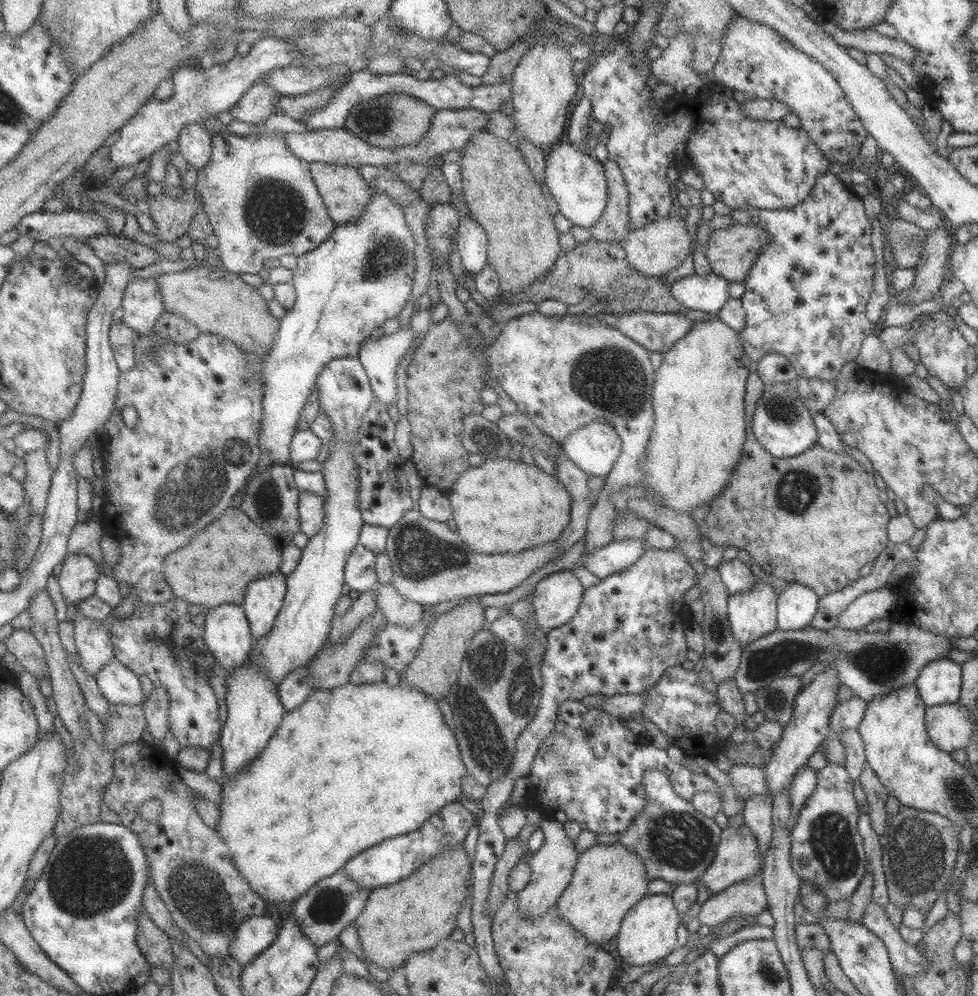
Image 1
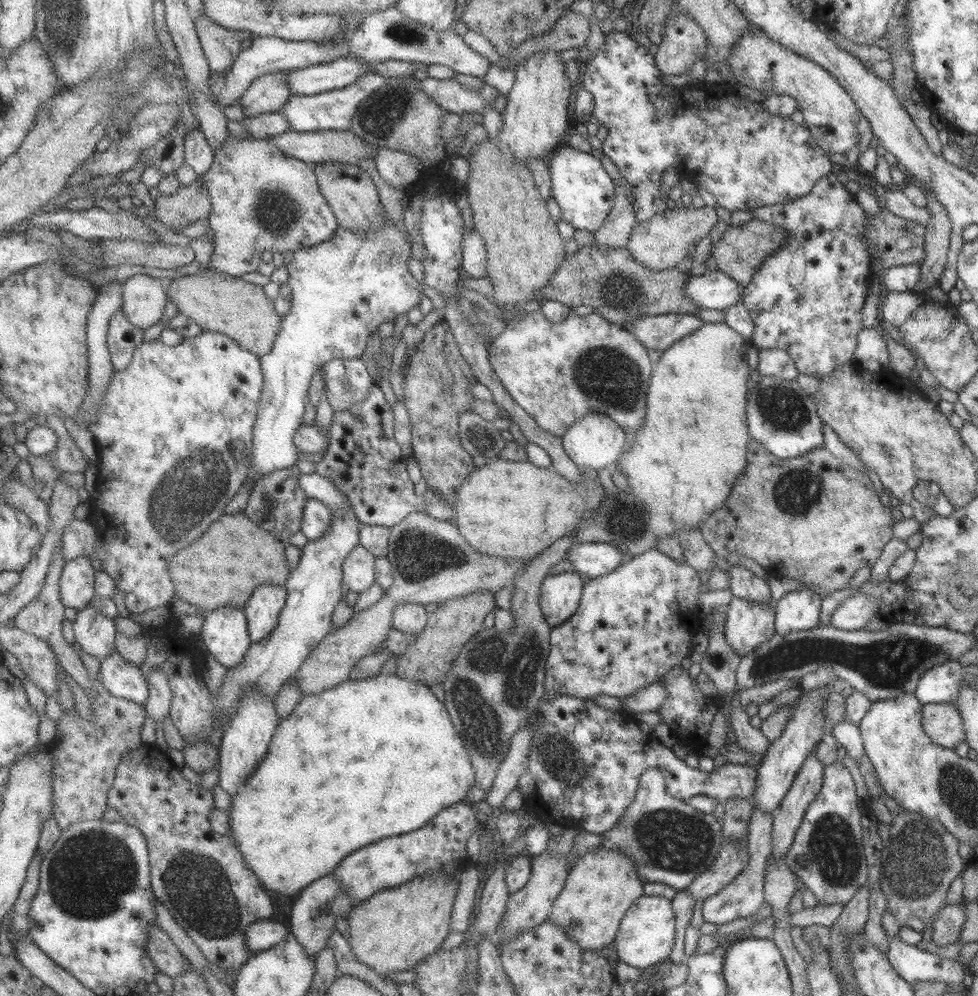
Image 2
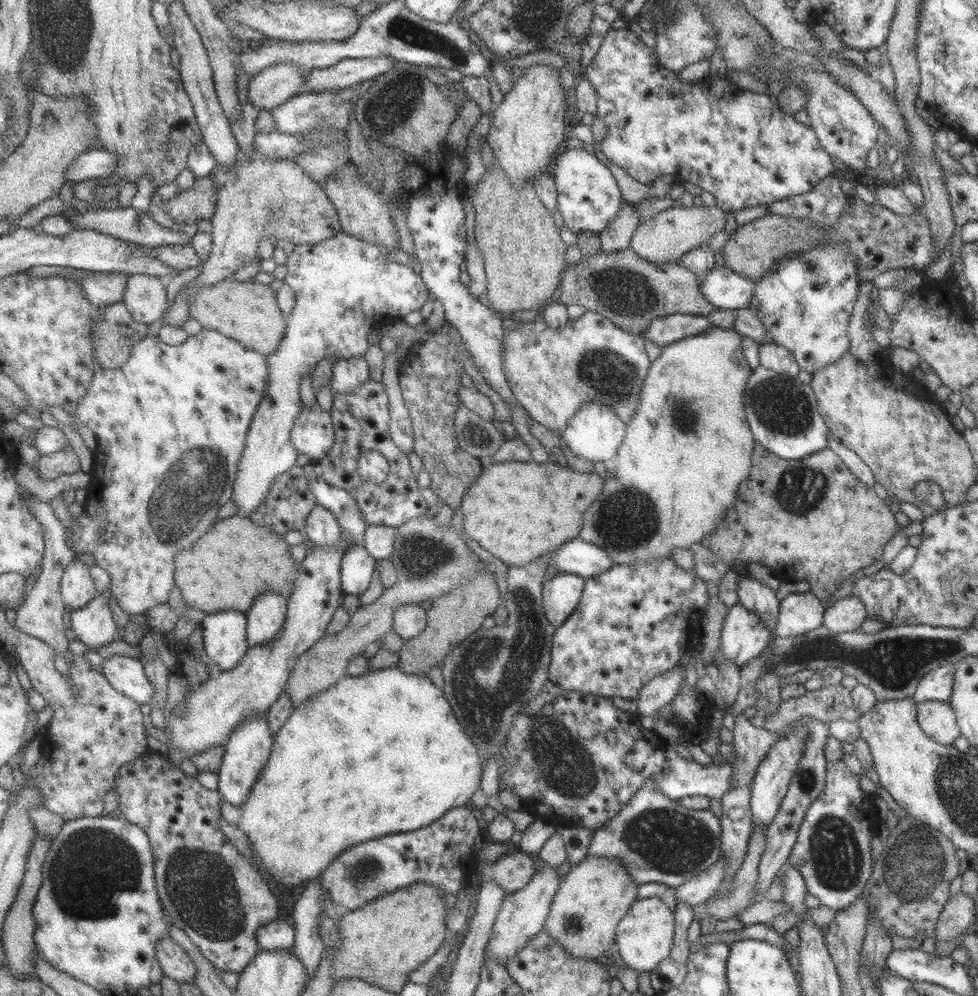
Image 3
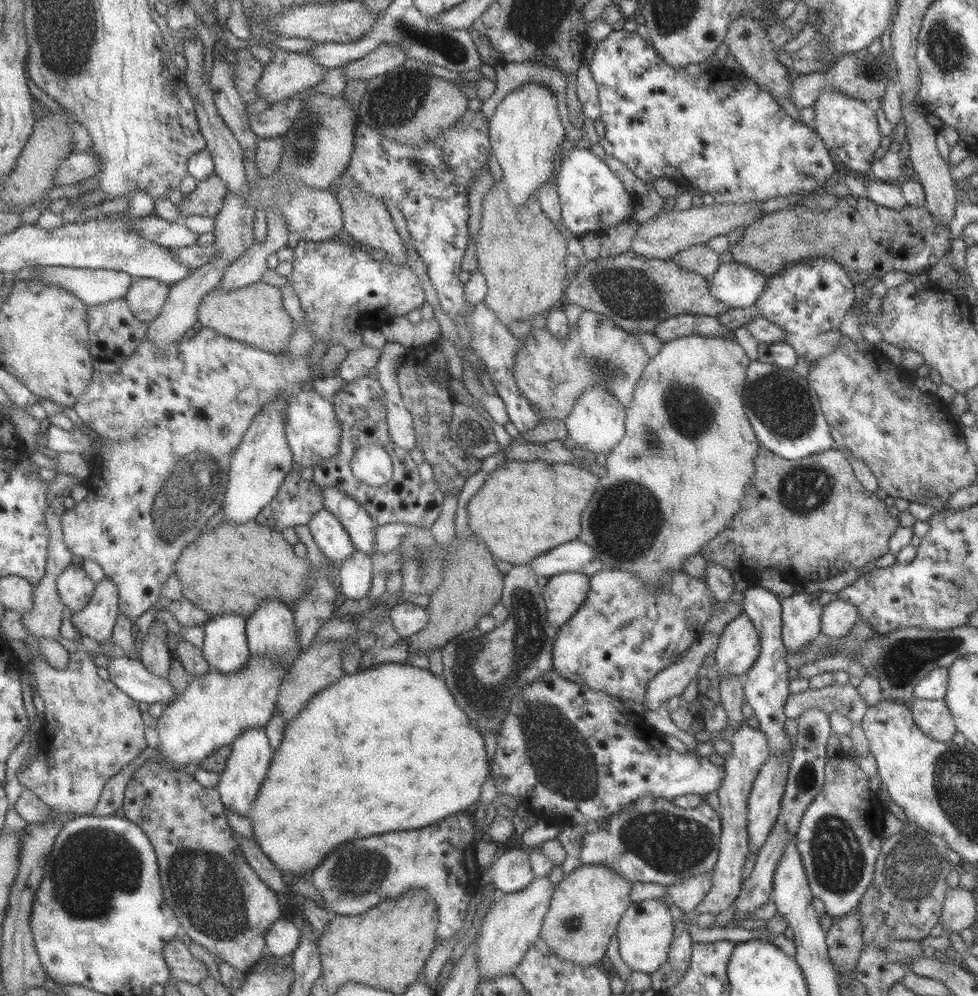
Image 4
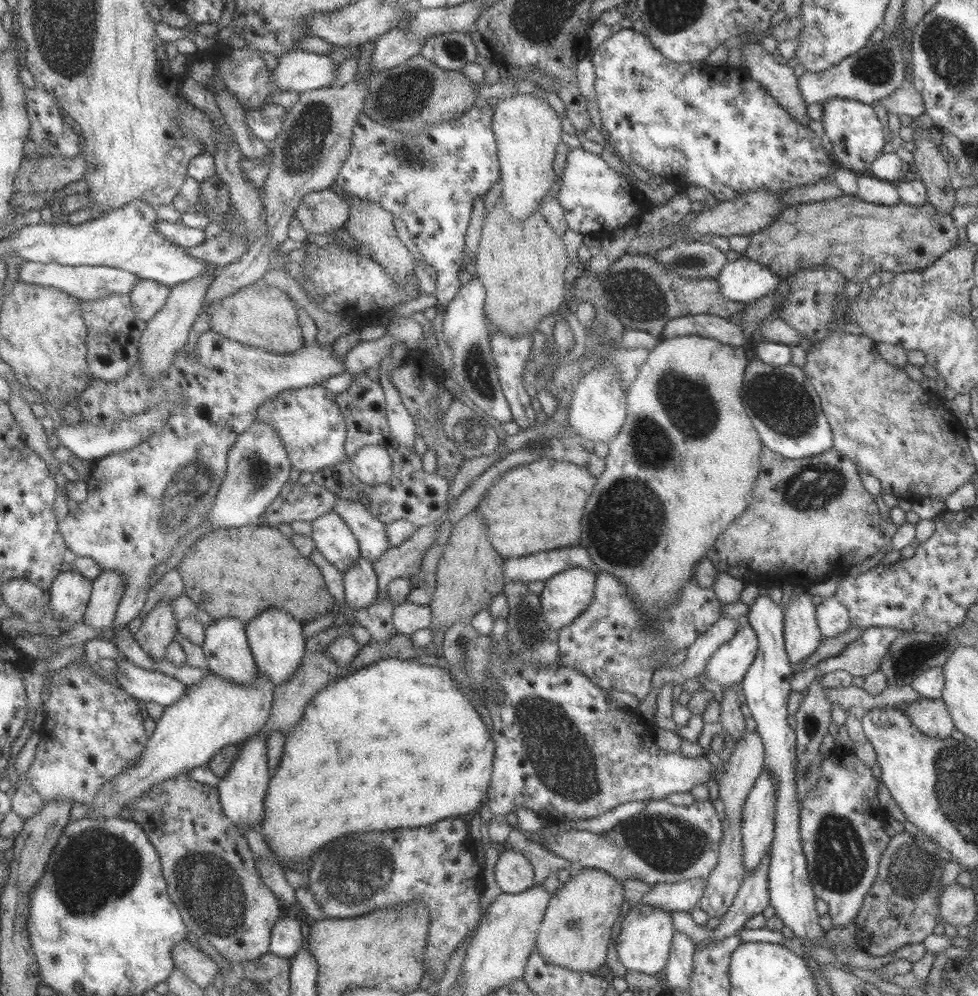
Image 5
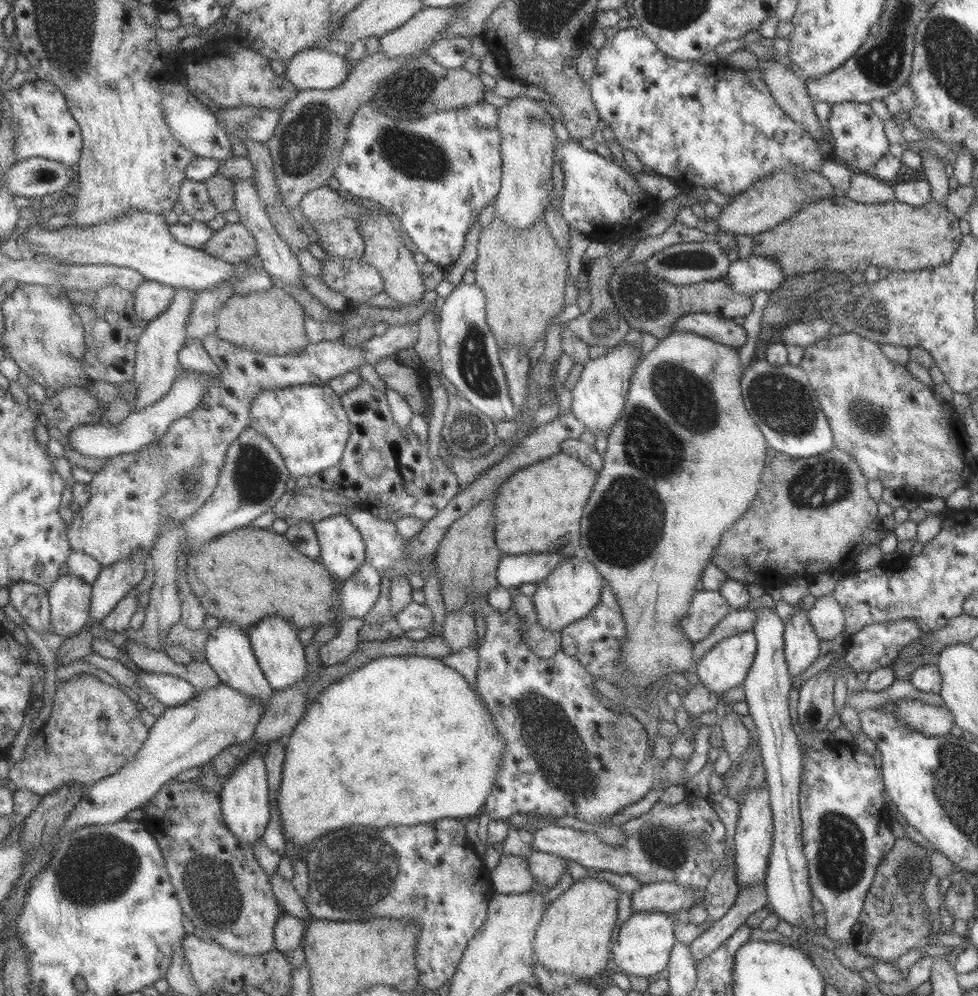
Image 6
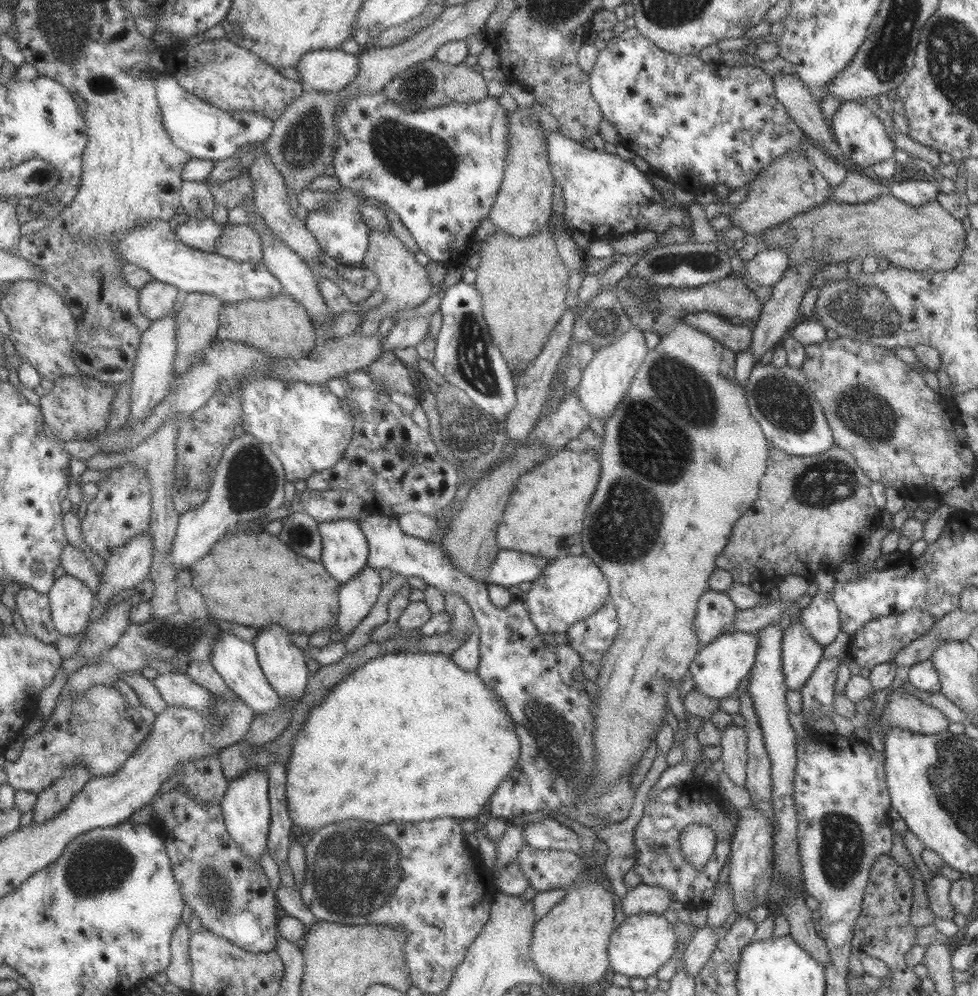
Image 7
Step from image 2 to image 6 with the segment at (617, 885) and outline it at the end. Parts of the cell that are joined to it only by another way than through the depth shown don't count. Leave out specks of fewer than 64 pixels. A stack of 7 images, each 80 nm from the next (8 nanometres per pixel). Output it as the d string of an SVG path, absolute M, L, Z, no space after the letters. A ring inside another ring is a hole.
M584 876L554 898L538 922L533 939L536 960L549 970L590 980L601 972L610 957L611 930L615 924L619 892L606 880Z

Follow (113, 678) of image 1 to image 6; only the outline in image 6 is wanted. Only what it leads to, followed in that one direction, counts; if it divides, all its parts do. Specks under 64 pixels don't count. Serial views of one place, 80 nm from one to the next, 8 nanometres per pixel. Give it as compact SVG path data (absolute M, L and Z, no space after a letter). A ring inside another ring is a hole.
M151 671L139 673L138 684L143 692L149 692L167 708L189 702L199 691L185 678Z

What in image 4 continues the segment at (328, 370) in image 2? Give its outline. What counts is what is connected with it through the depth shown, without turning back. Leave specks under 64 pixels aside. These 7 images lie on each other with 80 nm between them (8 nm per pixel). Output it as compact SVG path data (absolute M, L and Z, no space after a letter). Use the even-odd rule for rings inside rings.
M367 345L361 350L351 352L338 368L338 376L342 378L343 384L351 384L359 378L367 376L371 368L377 368L378 360L382 355L382 350Z

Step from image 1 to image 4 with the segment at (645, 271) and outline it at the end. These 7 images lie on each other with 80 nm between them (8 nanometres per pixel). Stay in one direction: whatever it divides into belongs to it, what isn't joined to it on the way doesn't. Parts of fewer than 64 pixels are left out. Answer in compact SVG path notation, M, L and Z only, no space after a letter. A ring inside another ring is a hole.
M747 202L745 204L719 204L690 206L686 210L664 211L662 214L647 219L639 224L631 239L630 250L645 258L667 260L680 250L697 244L705 245L714 236L725 235L730 230L743 230L756 218L762 217L757 207L762 202Z

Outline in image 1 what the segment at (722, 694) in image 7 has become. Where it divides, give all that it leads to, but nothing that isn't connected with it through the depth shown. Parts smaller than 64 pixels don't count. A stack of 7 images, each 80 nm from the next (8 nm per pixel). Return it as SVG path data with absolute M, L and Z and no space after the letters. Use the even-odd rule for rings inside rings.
M759 579L747 592L728 595L731 636L740 647L777 629L776 597L773 588Z

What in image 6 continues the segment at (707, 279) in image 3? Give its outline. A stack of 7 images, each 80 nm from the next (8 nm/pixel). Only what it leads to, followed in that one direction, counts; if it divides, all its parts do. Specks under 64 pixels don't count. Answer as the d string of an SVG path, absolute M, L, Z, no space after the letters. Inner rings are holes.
M749 255L729 263L723 279L733 292L747 296L759 290L779 289L785 277L774 258Z

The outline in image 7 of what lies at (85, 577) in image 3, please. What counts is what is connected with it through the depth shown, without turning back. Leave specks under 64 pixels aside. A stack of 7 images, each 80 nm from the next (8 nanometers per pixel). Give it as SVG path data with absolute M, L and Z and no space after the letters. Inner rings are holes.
M66 574L50 590L52 617L61 636L76 636L88 628L97 598L81 579Z

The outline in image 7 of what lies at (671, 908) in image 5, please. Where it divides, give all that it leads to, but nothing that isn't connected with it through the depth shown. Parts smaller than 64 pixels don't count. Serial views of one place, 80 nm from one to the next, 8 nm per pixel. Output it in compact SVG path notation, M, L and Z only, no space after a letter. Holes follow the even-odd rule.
M641 882L628 889L620 905L625 917L639 913L661 915L673 901L672 896L661 885L651 886Z

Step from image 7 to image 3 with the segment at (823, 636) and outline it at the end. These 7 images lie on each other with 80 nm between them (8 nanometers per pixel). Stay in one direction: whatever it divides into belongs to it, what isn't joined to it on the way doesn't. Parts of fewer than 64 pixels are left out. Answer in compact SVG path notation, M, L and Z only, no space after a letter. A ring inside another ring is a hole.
M848 595L826 607L822 616L822 625L828 628L831 634L841 634L859 630L866 617L864 604L859 598Z

